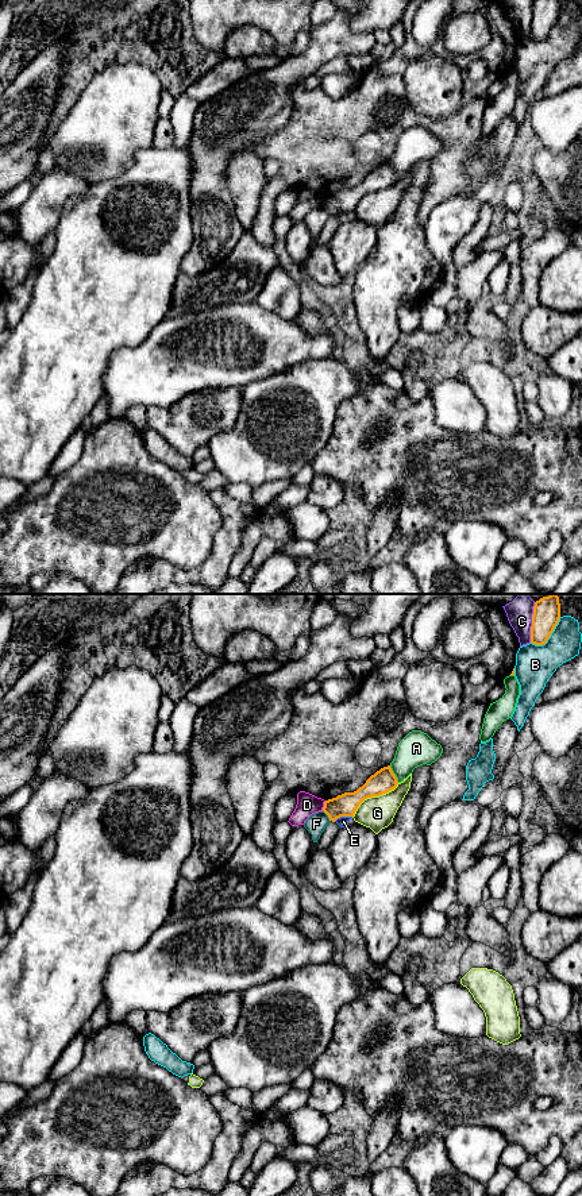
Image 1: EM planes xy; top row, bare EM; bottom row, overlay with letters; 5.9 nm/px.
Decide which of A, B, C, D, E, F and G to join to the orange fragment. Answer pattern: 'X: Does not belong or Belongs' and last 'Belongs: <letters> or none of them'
A: Does not belong
B: Does not belong
C: Does not belong
D: Does not belong
E: Does not belong
F: Does not belong
G: Does not belong
Belongs: none of them

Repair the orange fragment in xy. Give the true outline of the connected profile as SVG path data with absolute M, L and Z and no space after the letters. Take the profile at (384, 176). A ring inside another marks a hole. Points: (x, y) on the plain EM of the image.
M390 161L381 163L371 170L366 178L354 188L344 188L324 197L323 207L329 216L335 217L340 212L354 212L359 200L371 192L379 192L397 182L398 177Z

